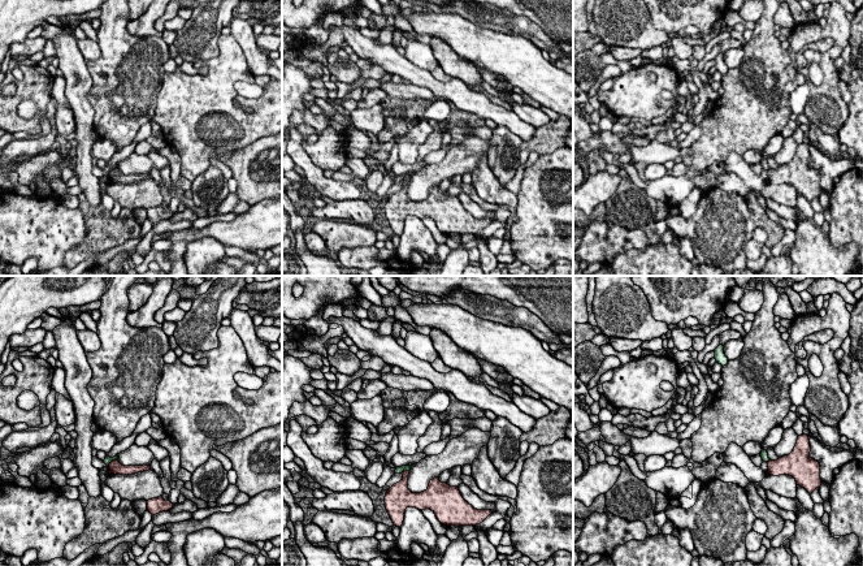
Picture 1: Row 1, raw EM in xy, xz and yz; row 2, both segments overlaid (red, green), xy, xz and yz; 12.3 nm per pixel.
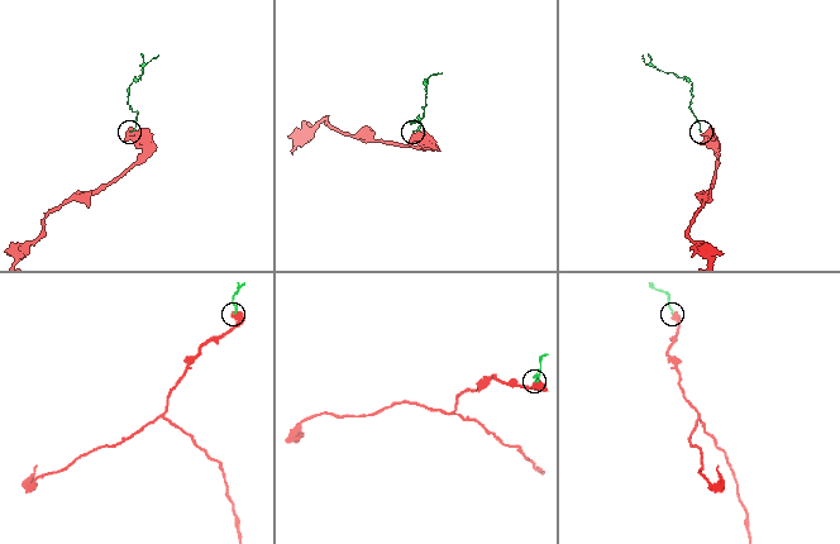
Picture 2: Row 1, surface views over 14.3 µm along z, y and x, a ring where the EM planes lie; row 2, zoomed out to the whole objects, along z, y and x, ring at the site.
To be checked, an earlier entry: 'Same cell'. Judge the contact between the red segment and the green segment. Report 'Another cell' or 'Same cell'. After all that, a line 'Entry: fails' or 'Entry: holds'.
Another cell
Entry: fails

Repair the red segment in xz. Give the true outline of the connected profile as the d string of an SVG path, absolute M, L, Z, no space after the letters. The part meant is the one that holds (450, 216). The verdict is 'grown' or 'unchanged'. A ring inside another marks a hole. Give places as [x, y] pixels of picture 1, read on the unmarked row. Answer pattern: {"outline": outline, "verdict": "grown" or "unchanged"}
{"outline": "M403 180L403 187L389 196L385 204L385 216L394 232L400 236L407 216L419 219L430 217L444 234L476 234L482 232L491 219L477 219L461 204L457 195L441 191L439 186L430 189L426 199L412 202L408 198L409 180Z", "verdict": "unchanged"}

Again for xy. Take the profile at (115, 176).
{"outline": "M112 169L109 172L109 183L110 182L118 182L118 183L131 183L138 182L143 180L151 178L151 174L143 173L143 174L122 174L118 169Z", "verdict": "unchanged"}

